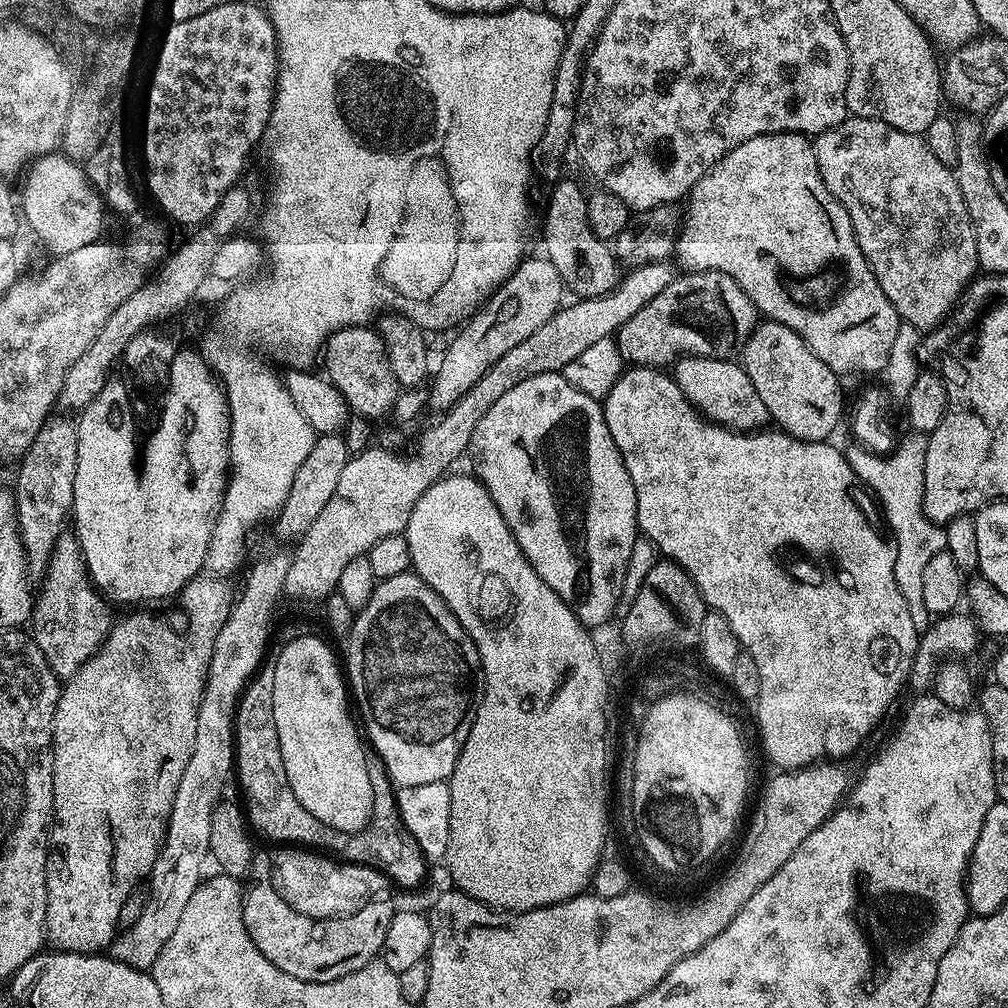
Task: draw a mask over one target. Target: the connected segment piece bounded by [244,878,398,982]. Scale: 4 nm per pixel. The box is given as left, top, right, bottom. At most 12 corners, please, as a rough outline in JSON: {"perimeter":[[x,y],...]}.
{"perimeter":[[267,878],[244,898],[253,942],[302,982],[334,982],[384,951],[398,908],[312,924]]}

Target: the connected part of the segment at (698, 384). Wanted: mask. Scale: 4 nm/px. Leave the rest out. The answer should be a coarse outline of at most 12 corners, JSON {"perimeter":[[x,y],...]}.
{"perimeter":[[685,354],[676,385],[708,419],[737,430],[769,423],[735,359]]}

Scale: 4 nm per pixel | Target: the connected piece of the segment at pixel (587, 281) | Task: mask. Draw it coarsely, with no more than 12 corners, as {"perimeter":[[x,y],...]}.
{"perimeter":[[555,181],[546,258],[580,298],[618,284],[618,260],[588,220],[589,193]]}

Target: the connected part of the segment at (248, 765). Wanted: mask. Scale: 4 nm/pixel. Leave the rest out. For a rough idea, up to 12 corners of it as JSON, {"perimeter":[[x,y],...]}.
{"perimeter":[[274,674],[236,705],[234,772],[246,819],[284,846],[343,849],[286,778]]}

